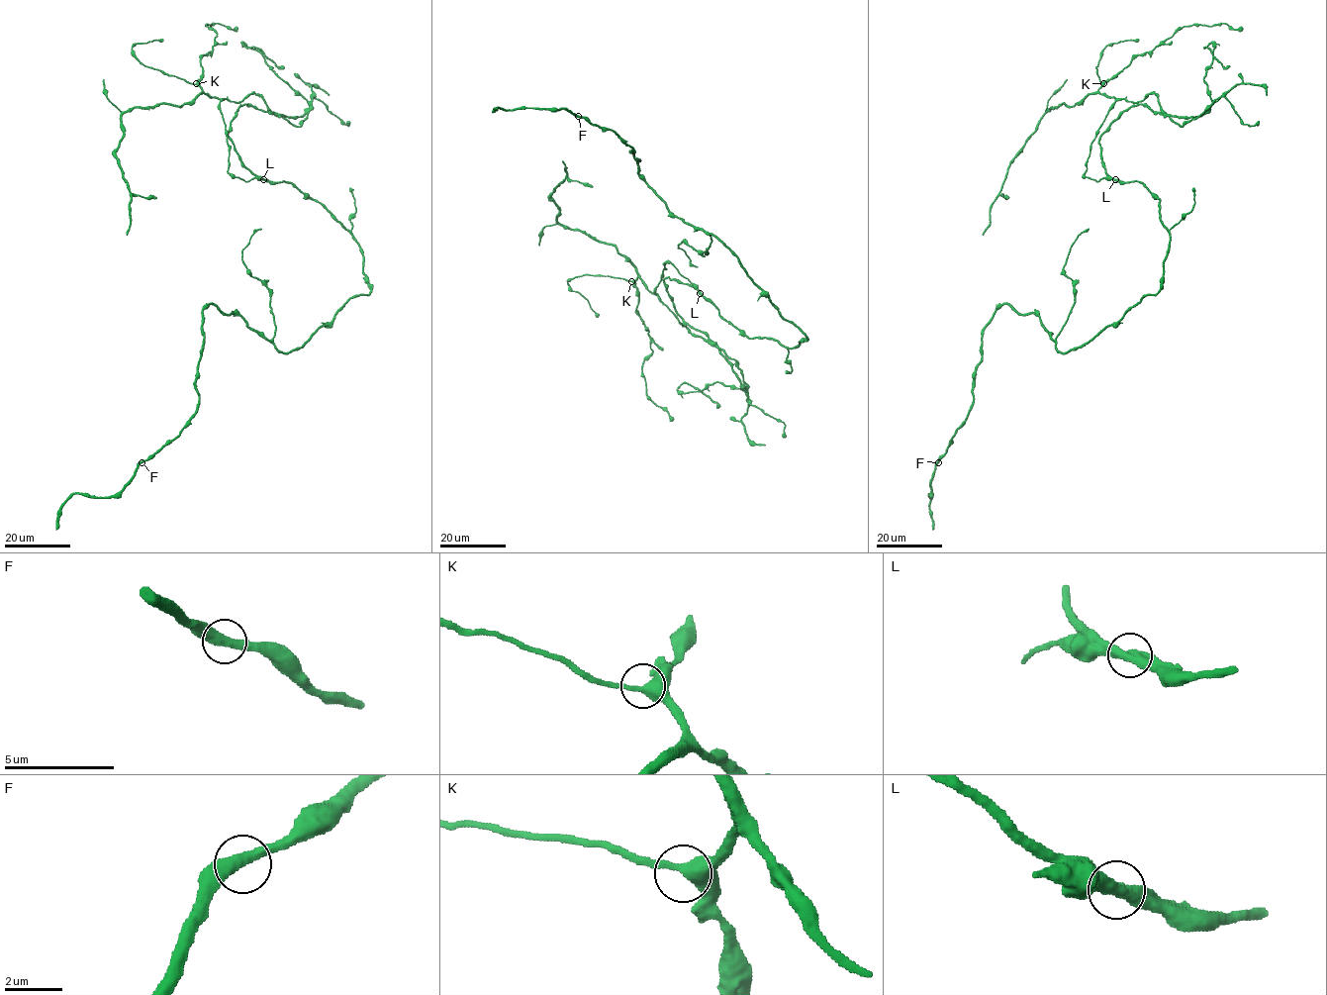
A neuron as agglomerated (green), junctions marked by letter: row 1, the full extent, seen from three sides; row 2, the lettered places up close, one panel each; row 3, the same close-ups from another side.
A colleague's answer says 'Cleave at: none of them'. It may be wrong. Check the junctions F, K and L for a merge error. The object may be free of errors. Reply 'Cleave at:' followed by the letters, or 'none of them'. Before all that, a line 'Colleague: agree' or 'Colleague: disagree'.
Colleague: disagree
Cleave at: L

